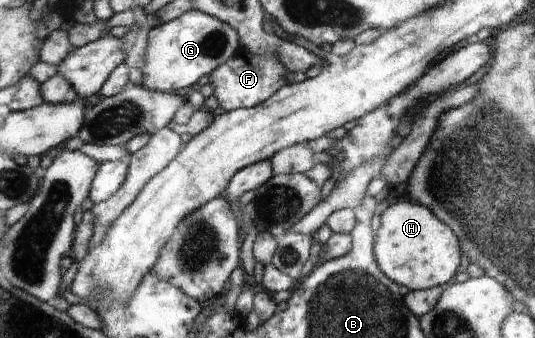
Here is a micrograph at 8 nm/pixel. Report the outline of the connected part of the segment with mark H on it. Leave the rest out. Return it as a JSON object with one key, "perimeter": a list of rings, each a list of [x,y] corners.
{"perimeter":[[[412,200],[396,202],[384,210],[373,251],[380,270],[409,291],[447,286],[462,262],[459,238],[452,229],[429,208]]]}

